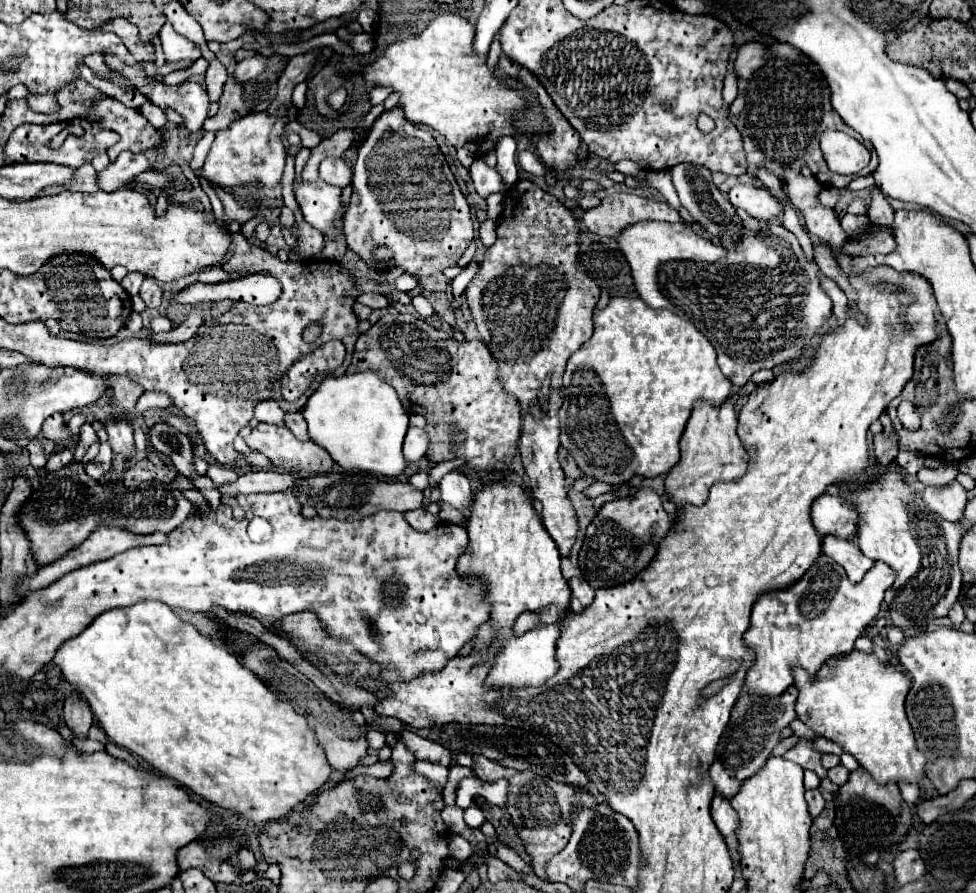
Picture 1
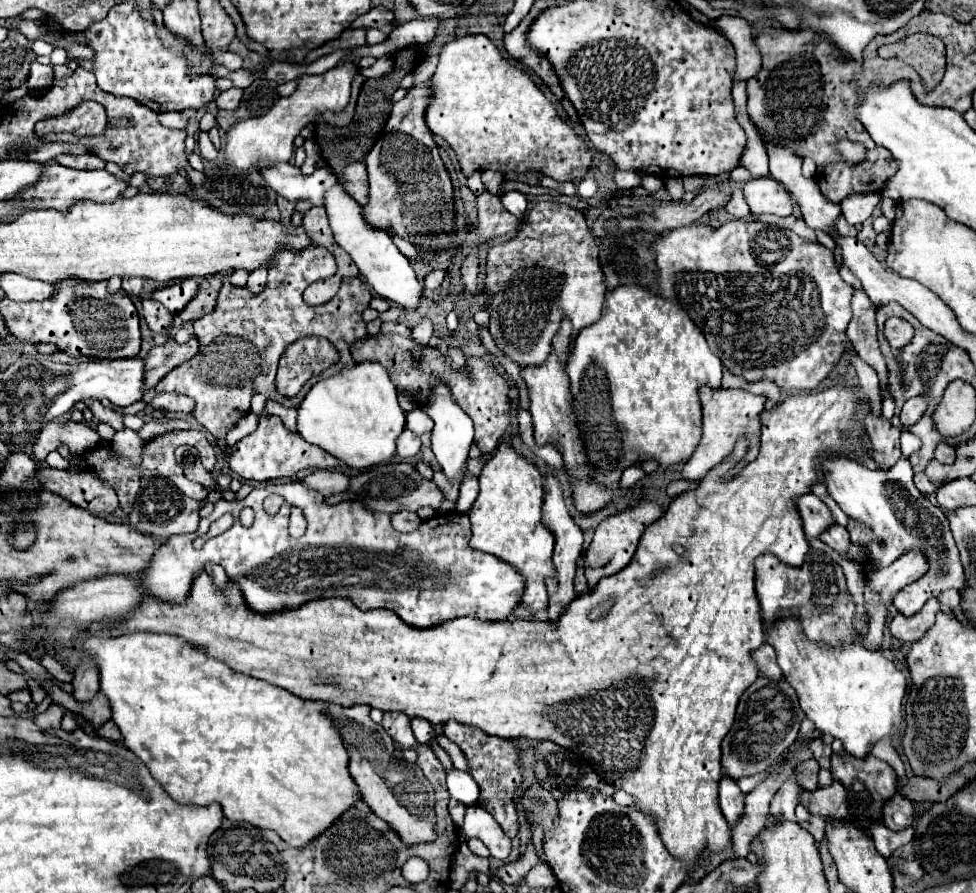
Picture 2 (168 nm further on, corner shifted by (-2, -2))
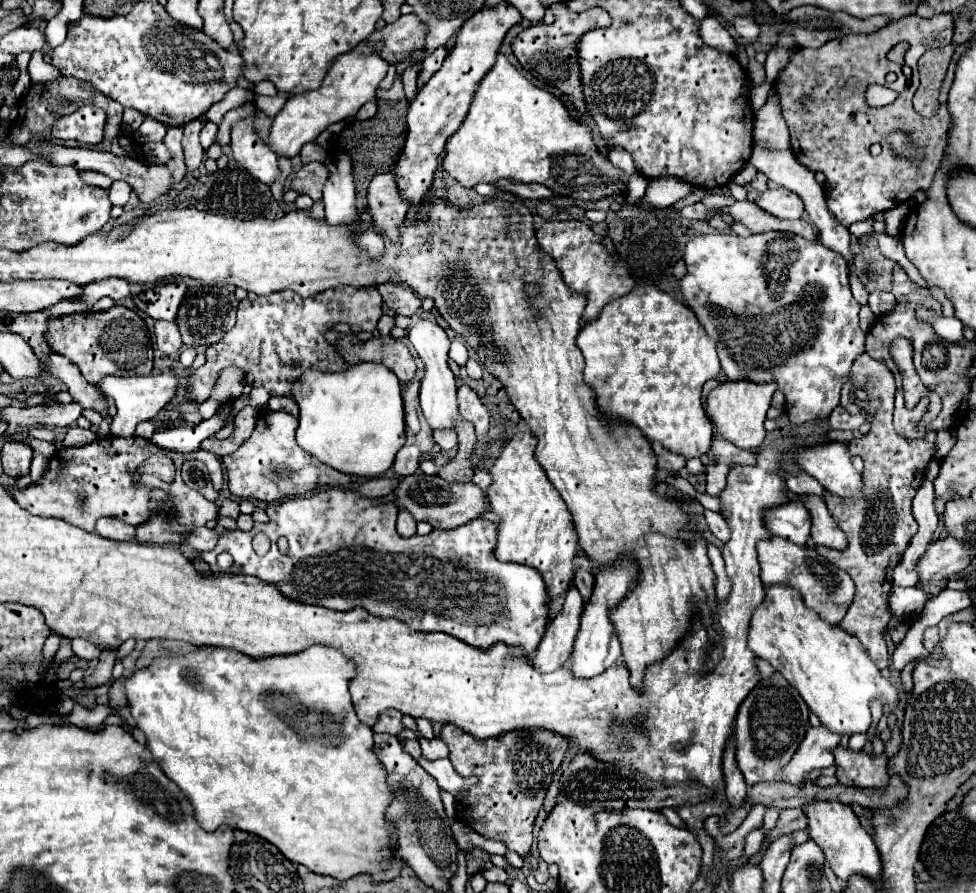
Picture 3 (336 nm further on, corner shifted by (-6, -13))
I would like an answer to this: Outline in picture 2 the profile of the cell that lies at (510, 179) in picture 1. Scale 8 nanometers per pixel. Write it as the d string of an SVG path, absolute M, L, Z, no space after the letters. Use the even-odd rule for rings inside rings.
M508 191L502 195L502 205L506 211L510 211L512 215L516 215L518 219L522 219L526 207L528 207L528 197L520 191Z

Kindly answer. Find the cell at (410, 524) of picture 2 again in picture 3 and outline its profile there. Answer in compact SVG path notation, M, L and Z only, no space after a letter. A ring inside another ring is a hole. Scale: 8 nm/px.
M398 510L398 534L402 538L414 536L416 534L416 520L408 510Z

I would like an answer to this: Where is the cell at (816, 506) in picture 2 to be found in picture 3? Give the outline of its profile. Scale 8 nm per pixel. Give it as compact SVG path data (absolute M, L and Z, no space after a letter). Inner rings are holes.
M800 500L784 502L784 506L774 506L764 512L764 522L770 534L782 536L794 544L806 544L810 536L810 514Z

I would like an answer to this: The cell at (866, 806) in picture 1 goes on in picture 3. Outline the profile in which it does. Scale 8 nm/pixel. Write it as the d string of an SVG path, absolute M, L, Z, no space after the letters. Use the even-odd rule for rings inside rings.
M836 746L832 750L836 758L836 776L844 786L860 786L860 788L884 788L888 784L886 772L886 754L866 754L864 750L854 752L844 746Z

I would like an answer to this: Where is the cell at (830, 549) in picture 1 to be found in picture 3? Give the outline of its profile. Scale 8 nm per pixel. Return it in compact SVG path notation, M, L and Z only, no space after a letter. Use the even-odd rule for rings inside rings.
M810 494L806 498L804 506L808 508L810 518L812 518L812 540L814 540L814 544L844 550L848 544L846 534L836 526L834 518L830 516L830 512L826 508L826 502L820 496Z

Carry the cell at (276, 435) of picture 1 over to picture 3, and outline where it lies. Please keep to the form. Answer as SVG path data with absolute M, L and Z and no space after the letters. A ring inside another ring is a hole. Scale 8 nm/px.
M262 408L256 428L252 432L252 436L248 438L246 444L242 444L234 454L226 456L226 472L228 472L228 490L230 494L238 496L238 498L254 498L254 500L262 500L262 502L274 502L274 500L282 500L282 498L290 498L290 496L300 496L306 492L316 492L322 488L344 488L352 482L352 476L342 474L338 470L328 468L326 464L322 464L318 458L314 458L312 454L304 452L294 438L294 432L298 428L298 418L294 418L290 412L286 410L270 410L270 408Z

